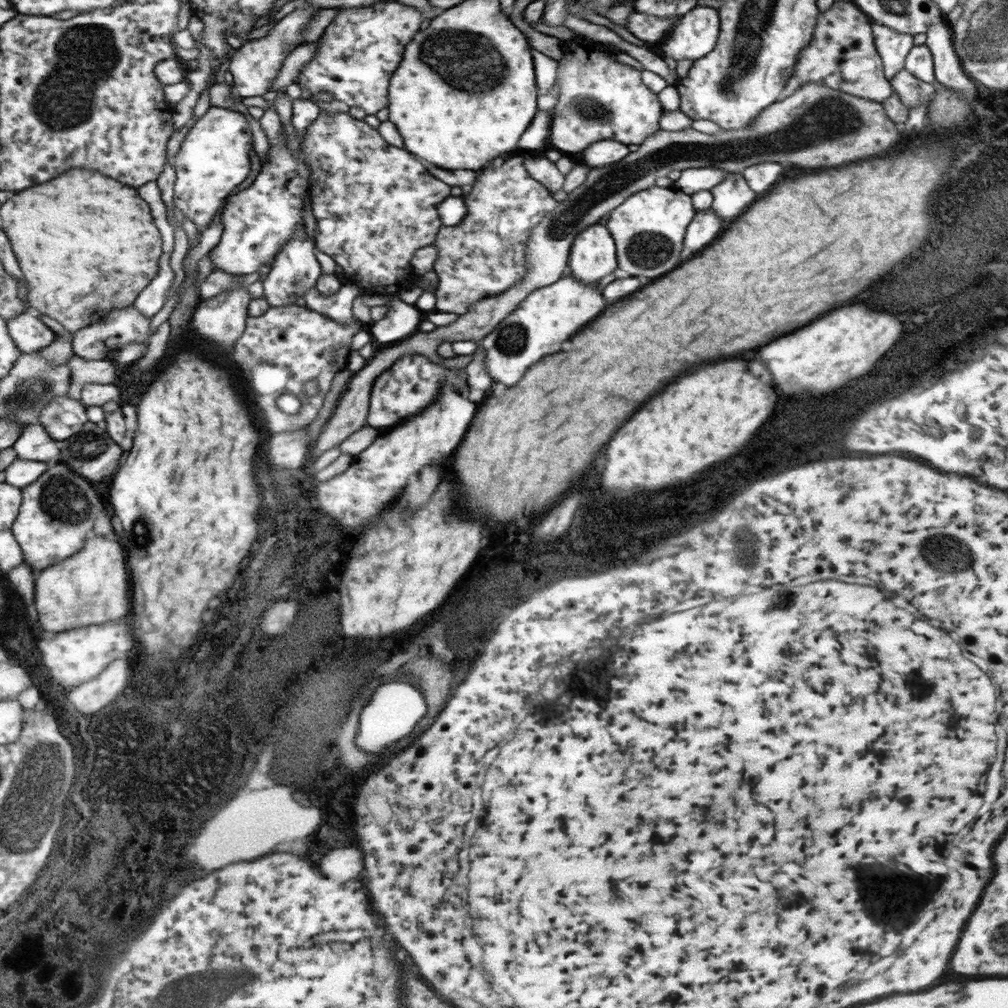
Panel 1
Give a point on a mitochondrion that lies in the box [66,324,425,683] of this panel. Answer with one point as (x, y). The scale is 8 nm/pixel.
(92, 445)

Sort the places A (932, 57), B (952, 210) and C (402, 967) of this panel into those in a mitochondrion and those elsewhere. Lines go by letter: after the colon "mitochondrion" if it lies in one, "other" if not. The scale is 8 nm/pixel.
A: other
B: other
C: other

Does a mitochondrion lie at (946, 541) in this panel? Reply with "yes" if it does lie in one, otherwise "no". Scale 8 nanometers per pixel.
yes

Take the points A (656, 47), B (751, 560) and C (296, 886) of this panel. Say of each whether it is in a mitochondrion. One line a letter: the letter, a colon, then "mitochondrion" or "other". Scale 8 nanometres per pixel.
A: other
B: mitochondrion
C: other

